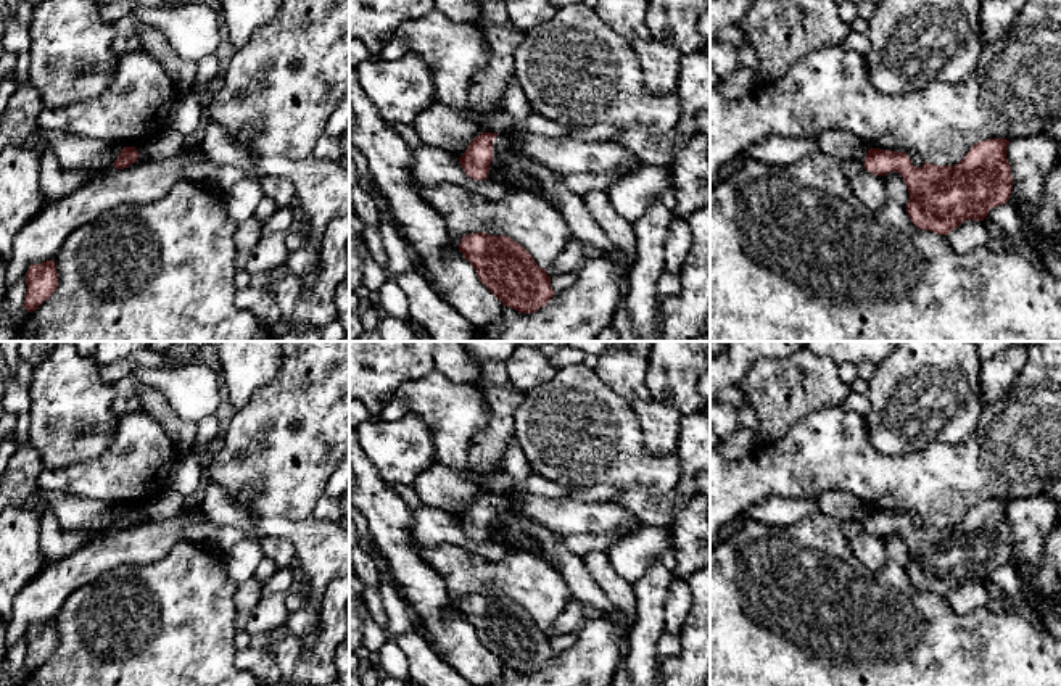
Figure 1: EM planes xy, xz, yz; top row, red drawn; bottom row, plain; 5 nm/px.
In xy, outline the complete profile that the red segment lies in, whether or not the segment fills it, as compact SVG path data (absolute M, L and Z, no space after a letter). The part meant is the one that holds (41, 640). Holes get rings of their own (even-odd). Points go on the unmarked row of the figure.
M55 620L29 626L26 633L26 646L27 652L23 667L27 673L32 673L48 660L58 647Z

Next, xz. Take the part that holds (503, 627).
M469 594L460 599L459 612L477 631L480 643L507 668L523 675L536 673L555 655L546 630L506 596Z

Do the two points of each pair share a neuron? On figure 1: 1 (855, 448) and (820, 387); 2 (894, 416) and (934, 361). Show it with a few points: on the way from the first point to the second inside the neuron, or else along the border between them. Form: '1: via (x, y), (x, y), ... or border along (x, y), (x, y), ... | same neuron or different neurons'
1: border along (839, 406), (815, 409), (796, 421) | different neurons
2: via (907, 403), (933, 374) | same neuron

